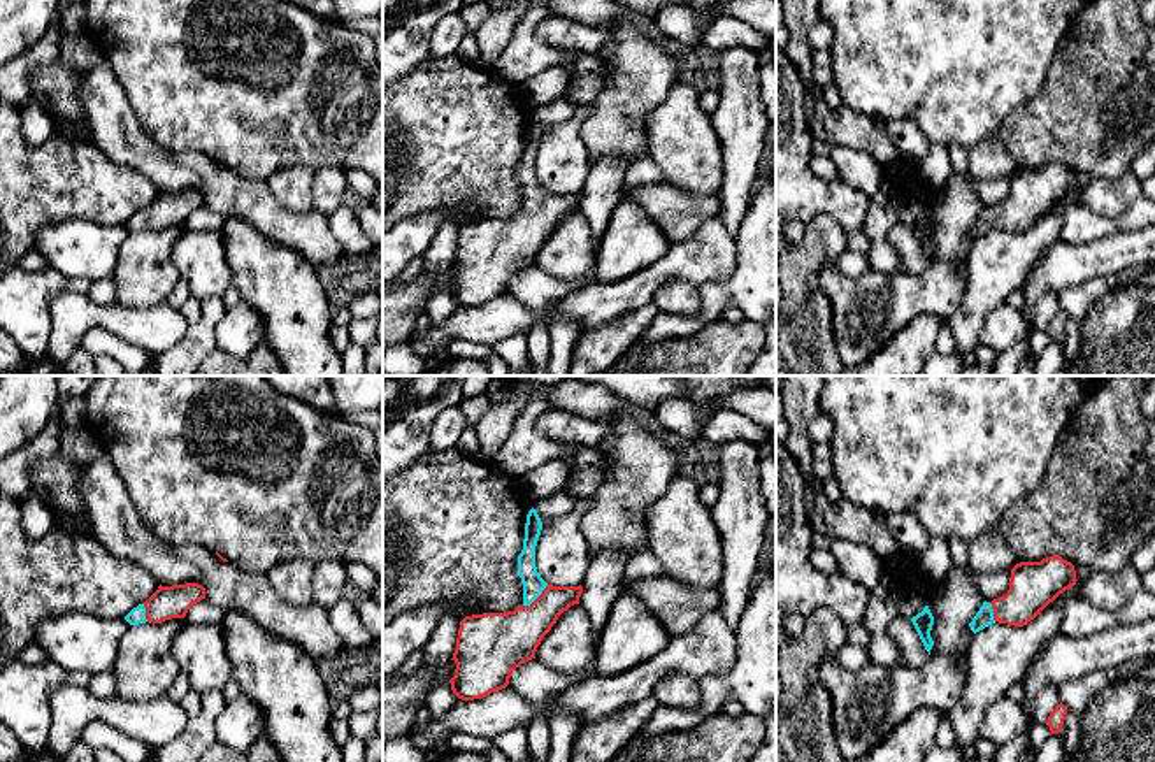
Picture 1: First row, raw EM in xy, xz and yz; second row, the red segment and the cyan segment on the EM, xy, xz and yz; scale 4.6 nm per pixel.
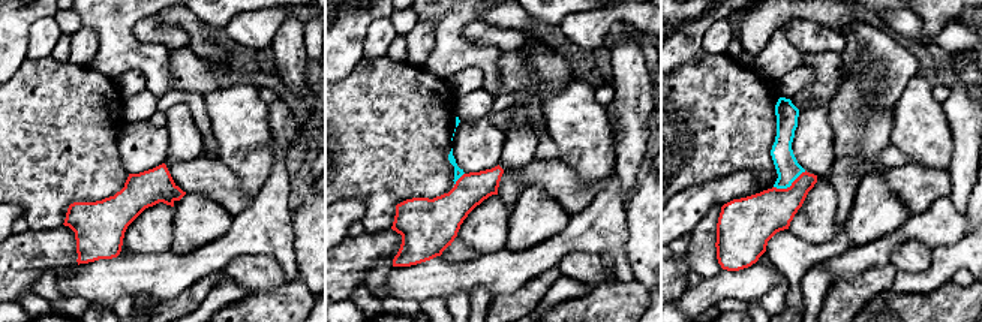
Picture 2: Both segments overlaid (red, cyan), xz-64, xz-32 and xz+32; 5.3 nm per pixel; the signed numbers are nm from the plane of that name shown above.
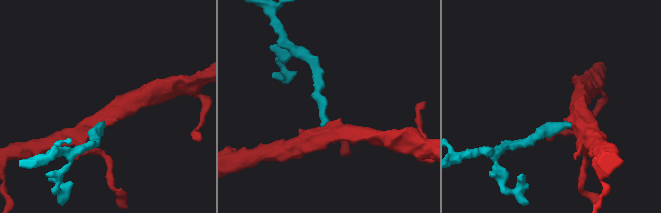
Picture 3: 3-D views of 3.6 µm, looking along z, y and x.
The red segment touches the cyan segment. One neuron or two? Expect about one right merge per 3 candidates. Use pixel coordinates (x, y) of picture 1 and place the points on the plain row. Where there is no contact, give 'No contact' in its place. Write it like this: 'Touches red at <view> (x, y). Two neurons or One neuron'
Touches red at xz (538, 204). One neuron

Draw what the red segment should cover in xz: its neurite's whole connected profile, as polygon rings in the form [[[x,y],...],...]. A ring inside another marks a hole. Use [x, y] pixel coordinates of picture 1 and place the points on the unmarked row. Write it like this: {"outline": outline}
{"outline": [[[532,114],[527,121],[523,156],[518,162],[518,183],[523,190],[523,211],[507,219],[483,219],[465,223],[460,228],[453,269],[455,283],[449,286],[453,300],[462,307],[474,307],[499,298],[509,291],[516,274],[535,265],[537,253],[556,230],[558,223],[570,212],[579,211],[583,193],[548,191],[535,174],[535,153],[542,128]]]}

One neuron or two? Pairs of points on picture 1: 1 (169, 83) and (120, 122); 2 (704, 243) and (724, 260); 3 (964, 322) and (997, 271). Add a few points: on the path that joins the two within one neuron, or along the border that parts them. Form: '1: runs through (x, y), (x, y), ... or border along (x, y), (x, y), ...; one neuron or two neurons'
1: border along (114, 74), (137, 123), (158, 144); two neurons
2: runs through (710, 248), (718, 257); one neuron
3: runs through (975, 309), (989, 283); one neuron

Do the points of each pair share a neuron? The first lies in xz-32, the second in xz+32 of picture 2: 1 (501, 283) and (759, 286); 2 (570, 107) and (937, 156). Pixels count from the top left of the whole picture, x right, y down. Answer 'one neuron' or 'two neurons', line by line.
1: one neuron
2: one neuron

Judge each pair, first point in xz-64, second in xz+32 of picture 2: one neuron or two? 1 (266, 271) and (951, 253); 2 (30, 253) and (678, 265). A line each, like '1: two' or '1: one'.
1: two
2: one

